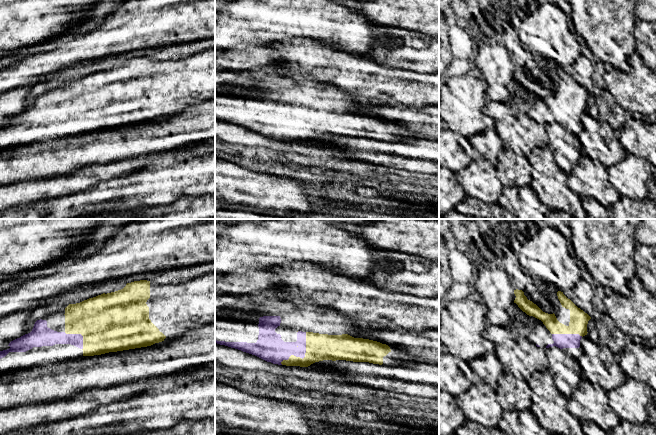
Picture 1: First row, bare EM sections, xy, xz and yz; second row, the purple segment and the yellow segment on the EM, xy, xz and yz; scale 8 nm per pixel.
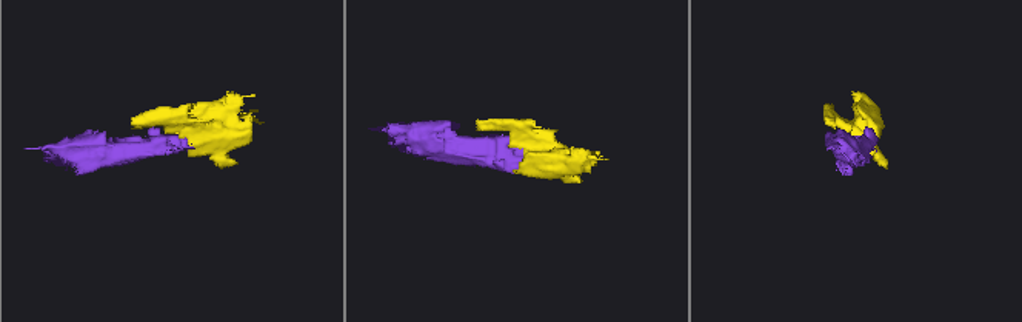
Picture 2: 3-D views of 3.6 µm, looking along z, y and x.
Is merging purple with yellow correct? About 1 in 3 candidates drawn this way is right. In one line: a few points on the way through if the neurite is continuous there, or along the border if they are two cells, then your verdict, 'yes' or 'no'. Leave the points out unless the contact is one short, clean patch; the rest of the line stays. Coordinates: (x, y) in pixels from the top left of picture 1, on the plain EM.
across xz (274, 125), (304, 132), (313, 123), (319, 123) | yes

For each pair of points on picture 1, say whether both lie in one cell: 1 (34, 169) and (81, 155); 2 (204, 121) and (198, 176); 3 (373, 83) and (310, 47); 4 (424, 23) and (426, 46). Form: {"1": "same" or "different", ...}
{"1": "same", "2": "different", "3": "same", "4": "different"}

